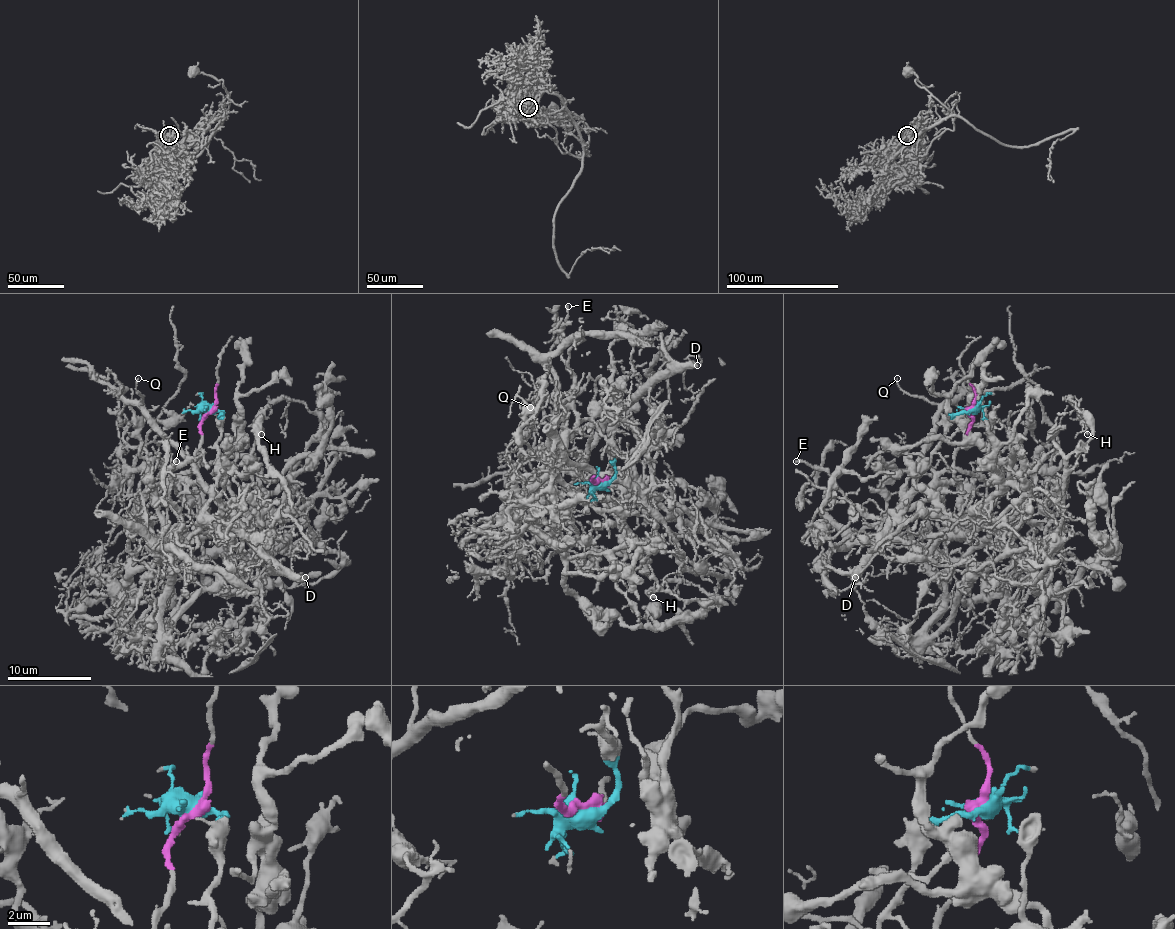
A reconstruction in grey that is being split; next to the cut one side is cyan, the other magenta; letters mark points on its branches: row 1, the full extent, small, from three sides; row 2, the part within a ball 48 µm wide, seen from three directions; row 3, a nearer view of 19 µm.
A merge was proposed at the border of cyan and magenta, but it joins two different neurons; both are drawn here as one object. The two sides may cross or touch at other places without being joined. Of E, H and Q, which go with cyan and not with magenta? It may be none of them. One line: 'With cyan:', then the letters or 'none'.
With cyan: H

